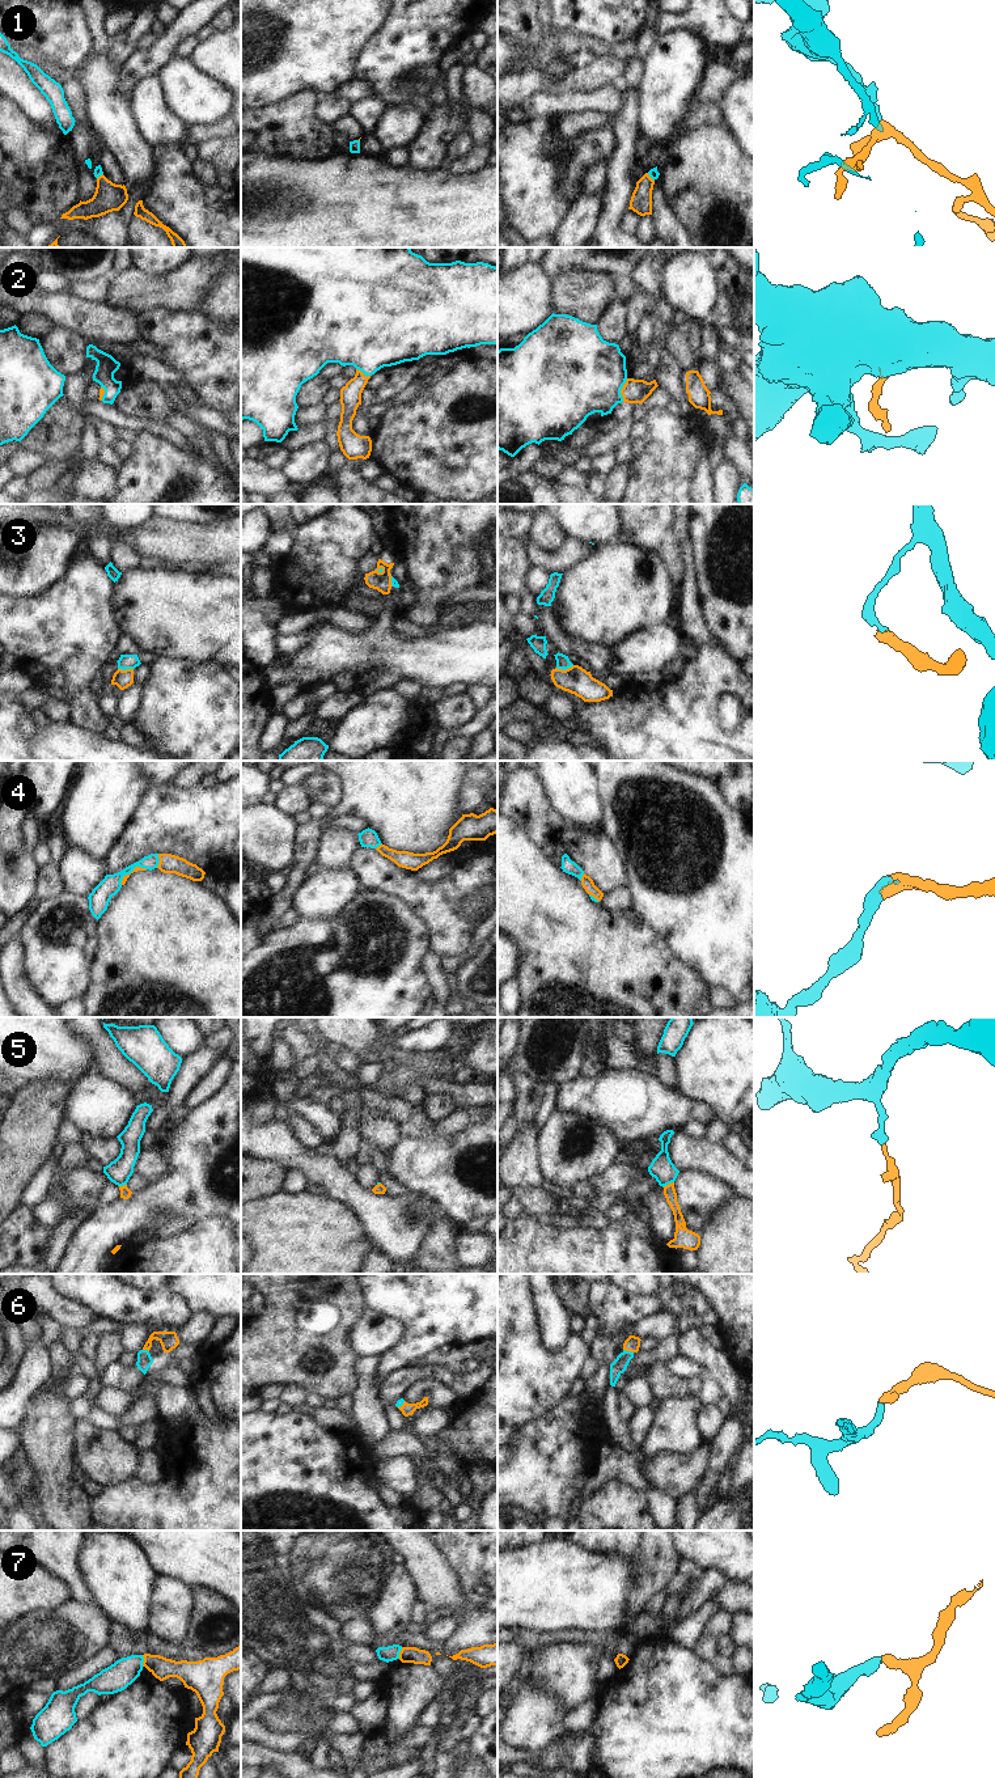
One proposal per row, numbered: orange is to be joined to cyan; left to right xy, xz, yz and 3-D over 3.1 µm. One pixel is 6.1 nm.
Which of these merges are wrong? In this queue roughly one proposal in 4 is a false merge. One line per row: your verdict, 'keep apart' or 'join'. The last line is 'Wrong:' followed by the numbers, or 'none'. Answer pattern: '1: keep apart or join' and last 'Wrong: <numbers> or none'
1: join
2: join
3: keep apart
4: join
5: join
6: join
7: keep apart
Wrong: 3, 7

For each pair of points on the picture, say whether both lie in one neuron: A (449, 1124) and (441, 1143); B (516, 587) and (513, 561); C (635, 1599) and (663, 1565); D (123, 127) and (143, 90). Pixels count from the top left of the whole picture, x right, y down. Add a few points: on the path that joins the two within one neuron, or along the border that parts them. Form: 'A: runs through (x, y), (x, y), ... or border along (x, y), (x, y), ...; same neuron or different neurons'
A: border along (474, 1122), (453, 1133), (435, 1131); different neurons
B: runs through (513, 580), (513, 567); same neuron
C: runs through (642, 1591), (646, 1582), (655, 1573); same neuron
D: border along (127, 97), (130, 114), (144, 142); different neurons

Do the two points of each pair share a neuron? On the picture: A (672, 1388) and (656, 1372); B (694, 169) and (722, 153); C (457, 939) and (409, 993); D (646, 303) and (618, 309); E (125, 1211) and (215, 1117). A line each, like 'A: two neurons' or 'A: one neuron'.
A: one neuron
B: one neuron
C: two neurons
D: two neurons
E: one neuron

